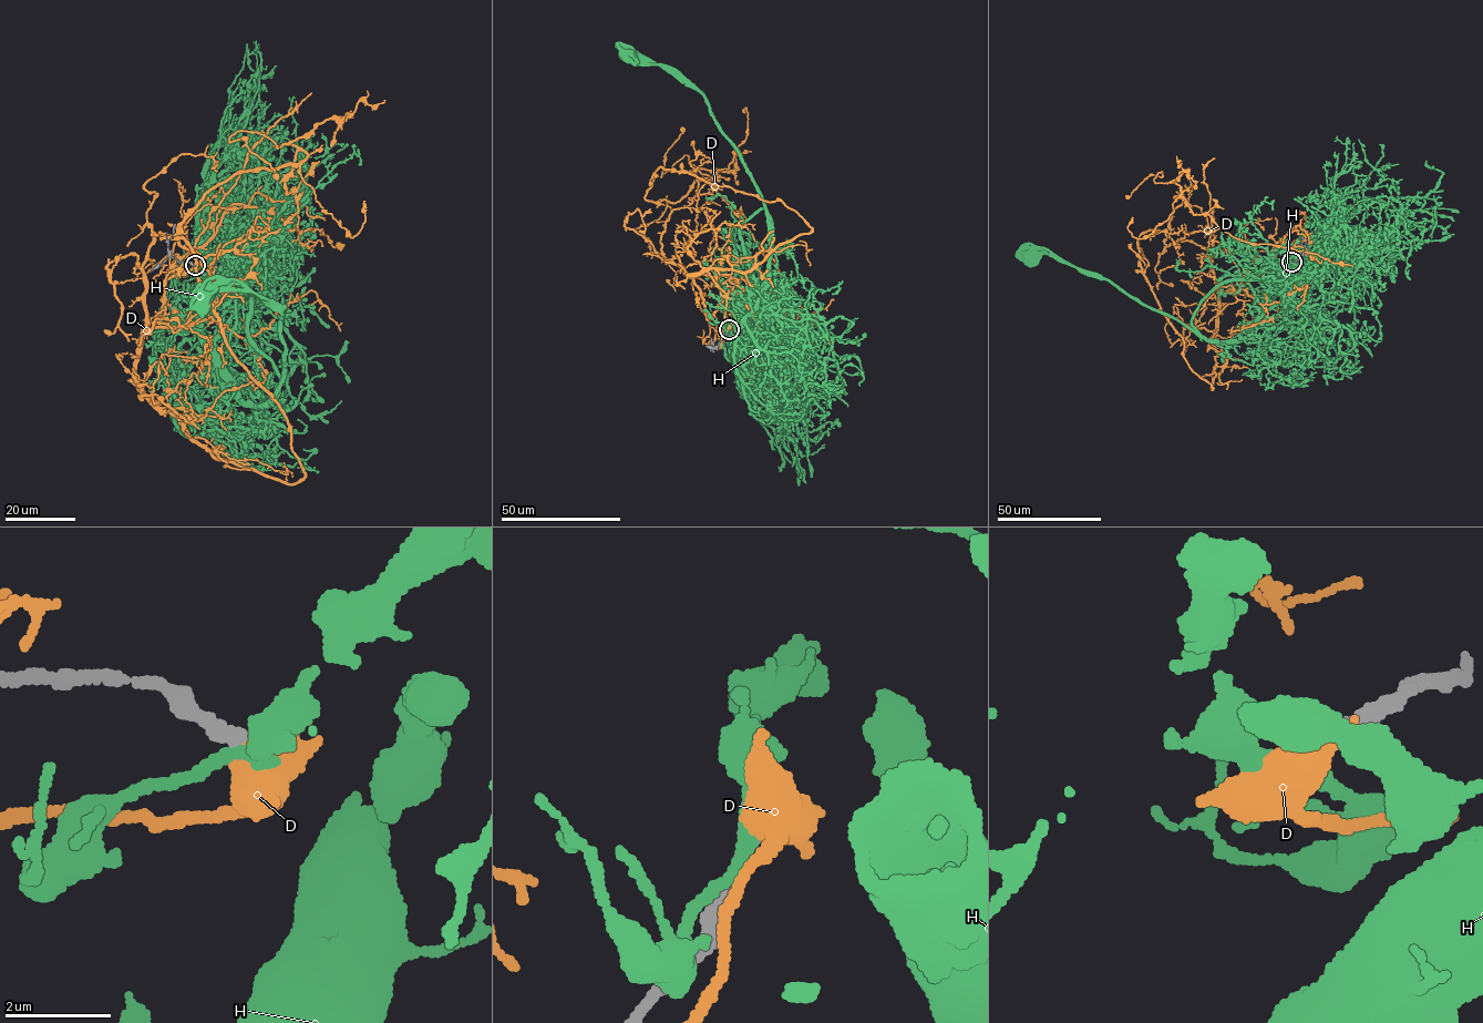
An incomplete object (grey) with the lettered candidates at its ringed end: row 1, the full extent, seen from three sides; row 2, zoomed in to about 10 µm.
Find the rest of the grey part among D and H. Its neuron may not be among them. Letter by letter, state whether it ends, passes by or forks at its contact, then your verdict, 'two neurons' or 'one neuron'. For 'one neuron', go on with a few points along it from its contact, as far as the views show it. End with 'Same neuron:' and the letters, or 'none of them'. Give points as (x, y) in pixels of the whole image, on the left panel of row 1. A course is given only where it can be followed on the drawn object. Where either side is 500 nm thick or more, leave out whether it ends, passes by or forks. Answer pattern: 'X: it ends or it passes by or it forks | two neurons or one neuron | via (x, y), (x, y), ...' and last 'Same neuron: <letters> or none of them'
D: it passes by | two neurons
H: it passes by | two neurons
Same neuron: none of them

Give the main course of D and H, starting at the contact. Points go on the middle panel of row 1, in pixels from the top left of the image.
D: (730, 330), (686, 274), (812, 228), (659, 167), (655, 202), (719, 175), (835, 354)
H: (729, 330), (747, 326), (740, 307), (768, 276), (762, 196), (707, 99), (662, 65), (624, 54)

